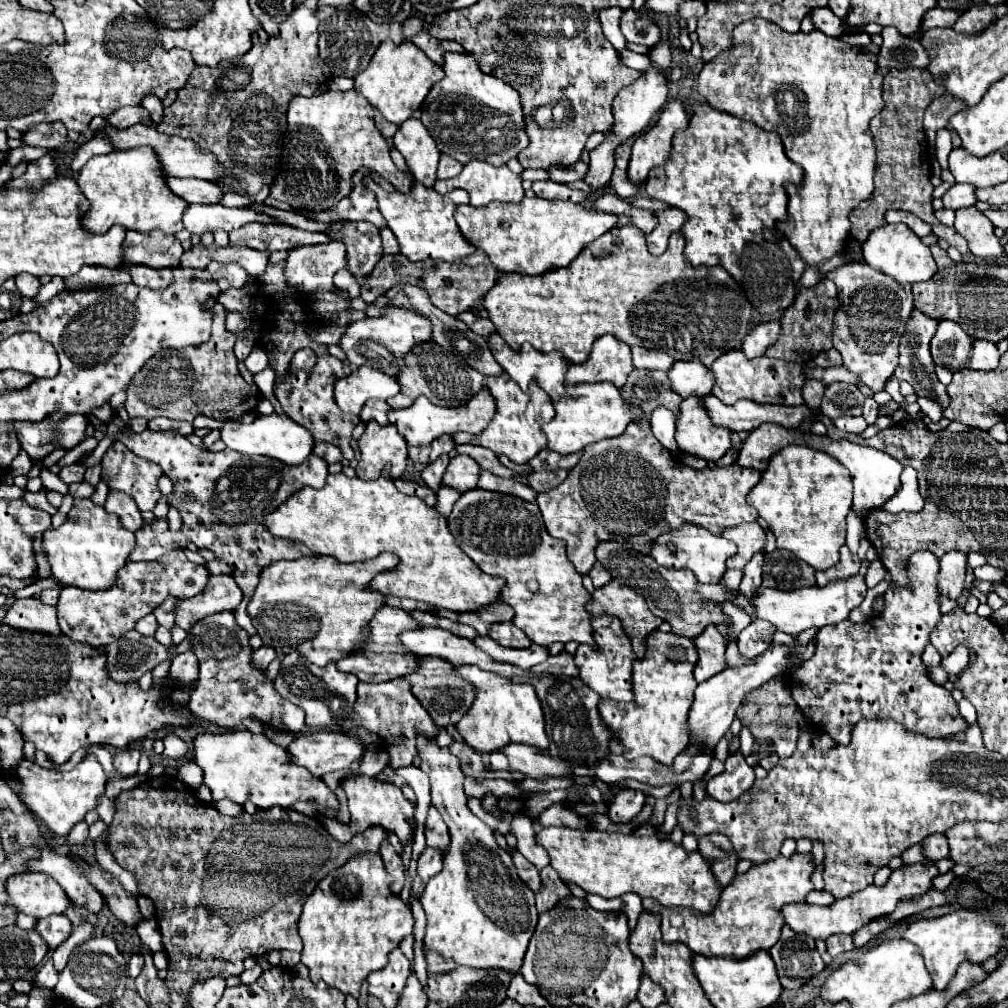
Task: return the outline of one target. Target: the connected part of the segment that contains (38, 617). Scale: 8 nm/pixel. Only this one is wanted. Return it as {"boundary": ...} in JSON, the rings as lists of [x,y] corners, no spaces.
{"boundary":[[[18,599],[10,605],[4,623],[14,629],[36,631],[36,633],[52,633],[54,637],[62,635],[56,621],[56,607],[44,605],[40,599]]]}

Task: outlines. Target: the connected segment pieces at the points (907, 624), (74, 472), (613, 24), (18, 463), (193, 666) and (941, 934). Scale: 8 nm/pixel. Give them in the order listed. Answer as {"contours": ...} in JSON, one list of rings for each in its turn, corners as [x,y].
{"contours":[[[[930,551],[914,553],[908,561],[910,587],[892,587],[888,589],[888,603],[884,611],[870,621],[852,623],[844,619],[836,625],[820,629],[814,637],[816,651],[800,667],[786,673],[788,687],[792,689],[792,699],[800,707],[804,719],[812,723],[822,733],[828,733],[836,743],[848,743],[850,731],[860,719],[894,719],[912,733],[926,737],[952,737],[964,729],[968,723],[958,713],[958,703],[942,685],[936,685],[928,677],[928,669],[922,663],[924,647],[930,643],[932,629],[936,629],[940,613],[940,591],[936,589],[936,577],[940,575],[938,557]]],[[[75,463],[75,464],[62,468],[61,471],[59,472],[59,477],[67,485],[81,482],[81,480],[83,480],[86,469],[87,468],[83,466],[82,464]]],[[[612,7],[612,9],[606,9],[602,11],[600,15],[600,21],[602,21],[602,29],[604,29],[604,35],[610,39],[610,43],[622,51],[626,47],[626,39],[620,31],[620,17],[622,17],[622,9],[620,7]]],[[[20,449],[20,453],[16,455],[16,459],[12,461],[10,469],[12,469],[14,475],[26,475],[26,473],[32,469],[32,461],[30,461],[28,453],[24,453],[24,451]]],[[[192,651],[180,653],[172,659],[168,677],[172,677],[172,681],[180,681],[184,685],[192,685],[198,677],[198,659]]],[[[956,911],[942,917],[920,919],[908,925],[904,933],[906,941],[912,941],[924,955],[926,967],[932,975],[936,989],[946,989],[956,969],[966,957],[974,963],[984,963],[988,957],[994,957],[1004,945],[1004,929],[1000,921],[990,913],[980,911]]]]}

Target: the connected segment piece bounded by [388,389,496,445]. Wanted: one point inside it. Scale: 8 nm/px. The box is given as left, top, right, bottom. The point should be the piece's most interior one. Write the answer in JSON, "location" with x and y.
{"location":[421,422]}

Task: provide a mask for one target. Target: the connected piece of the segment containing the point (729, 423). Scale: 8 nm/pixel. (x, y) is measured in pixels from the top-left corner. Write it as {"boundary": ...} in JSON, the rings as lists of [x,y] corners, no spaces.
{"boundary":[[[714,395],[700,397],[700,403],[704,403],[704,409],[708,411],[714,425],[720,425],[732,431],[748,431],[748,433],[752,429],[758,429],[764,423],[778,423],[786,429],[796,429],[804,419],[814,415],[814,411],[810,411],[806,405],[800,405],[800,407],[760,405],[746,399],[734,405],[724,405]]]}

